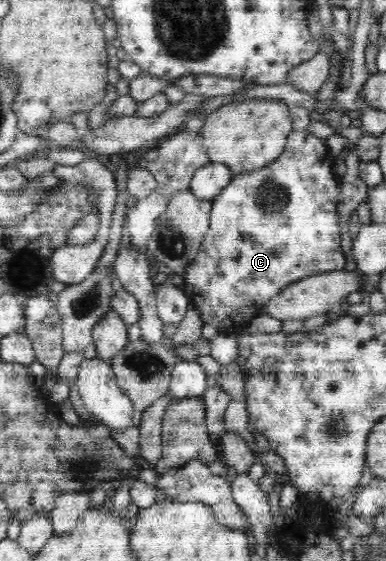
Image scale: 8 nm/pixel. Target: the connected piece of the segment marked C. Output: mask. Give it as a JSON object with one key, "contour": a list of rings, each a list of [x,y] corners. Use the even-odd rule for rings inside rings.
{"contour":[[[293,130],[288,134],[284,151],[273,161],[263,168],[254,171],[242,172],[234,175],[232,181],[228,183],[220,194],[212,199],[209,229],[204,237],[203,245],[195,259],[188,265],[184,275],[184,284],[181,287],[185,297],[189,299],[191,305],[199,311],[200,319],[203,323],[202,336],[208,341],[214,340],[220,336],[220,331],[237,331],[242,329],[246,323],[251,322],[262,313],[263,308],[284,290],[284,287],[300,281],[306,277],[330,271],[342,271],[346,265],[346,255],[341,249],[341,228],[340,217],[338,216],[338,197],[340,196],[339,178],[334,176],[334,157],[331,155],[329,148],[324,143],[324,138],[312,134],[309,130]]]}

